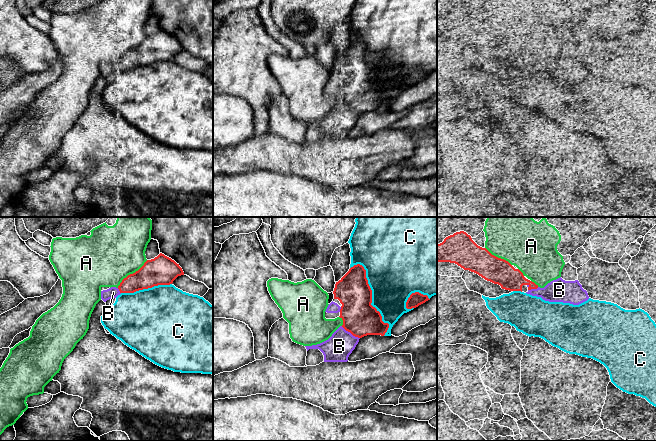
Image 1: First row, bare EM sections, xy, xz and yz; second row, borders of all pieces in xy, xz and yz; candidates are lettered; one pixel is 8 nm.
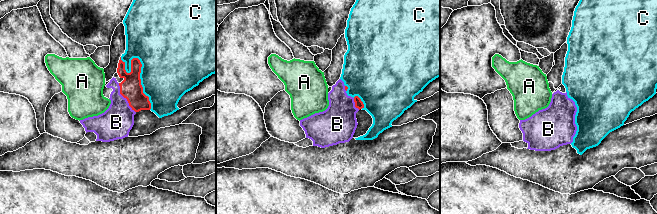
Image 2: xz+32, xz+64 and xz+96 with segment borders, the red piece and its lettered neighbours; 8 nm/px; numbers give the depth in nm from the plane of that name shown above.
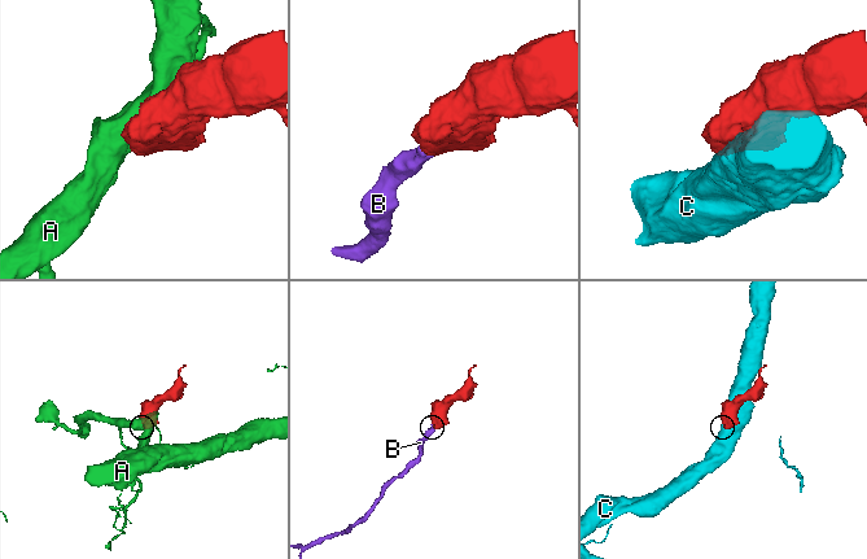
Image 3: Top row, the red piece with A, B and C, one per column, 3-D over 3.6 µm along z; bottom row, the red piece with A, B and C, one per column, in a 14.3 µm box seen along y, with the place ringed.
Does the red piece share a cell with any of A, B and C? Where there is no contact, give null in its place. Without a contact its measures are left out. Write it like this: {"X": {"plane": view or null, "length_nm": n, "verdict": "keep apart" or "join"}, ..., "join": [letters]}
{"A": {"plane": "xy", "length_nm": 340, "verdict": "keep apart"}, "B": {"plane": "xz", "length_nm": 180, "verdict": "join"}, "C": {"plane": "xz", "length_nm": 600, "verdict": "keep apart"}, "join": ["B"]}

